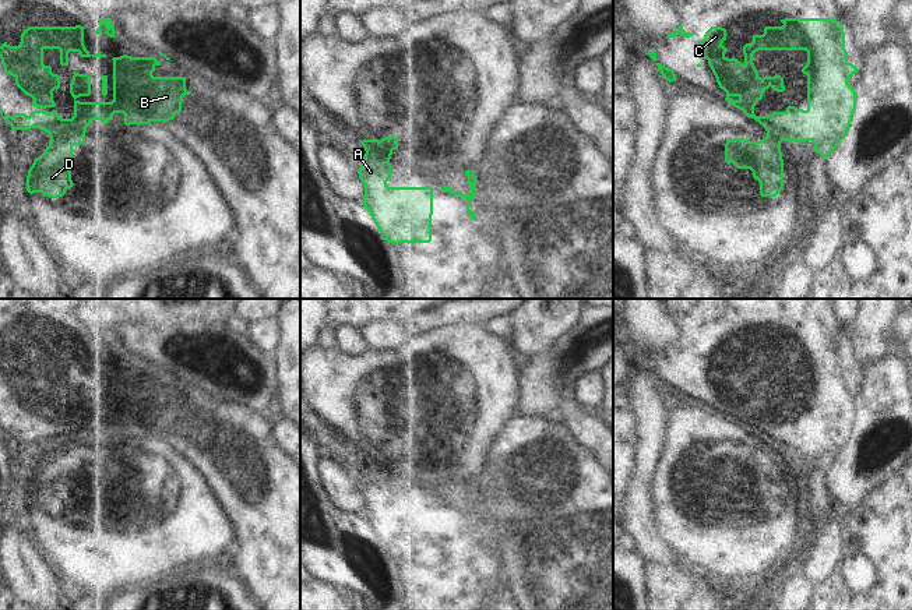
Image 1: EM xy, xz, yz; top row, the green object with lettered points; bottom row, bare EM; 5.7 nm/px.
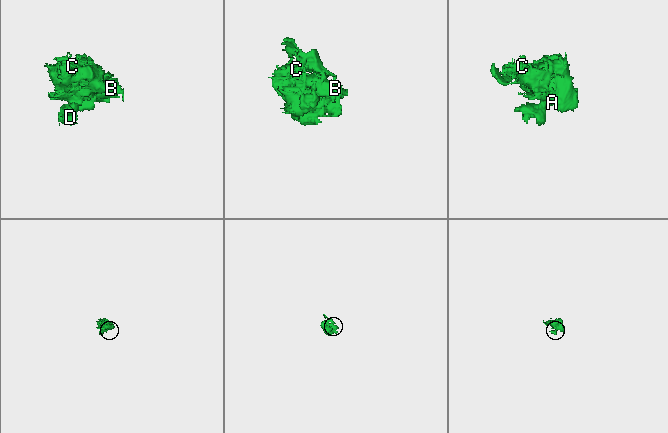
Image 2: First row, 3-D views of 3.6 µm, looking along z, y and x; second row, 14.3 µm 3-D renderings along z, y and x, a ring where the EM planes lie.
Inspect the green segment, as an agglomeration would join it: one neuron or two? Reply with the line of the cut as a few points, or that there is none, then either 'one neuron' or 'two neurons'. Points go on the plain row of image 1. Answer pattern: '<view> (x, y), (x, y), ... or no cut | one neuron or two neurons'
xy (50, 451), (63, 447), (73, 458) | two neurons

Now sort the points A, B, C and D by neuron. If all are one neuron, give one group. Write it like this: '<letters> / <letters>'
A B C / D

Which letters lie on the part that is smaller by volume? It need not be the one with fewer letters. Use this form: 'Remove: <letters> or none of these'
Remove: D

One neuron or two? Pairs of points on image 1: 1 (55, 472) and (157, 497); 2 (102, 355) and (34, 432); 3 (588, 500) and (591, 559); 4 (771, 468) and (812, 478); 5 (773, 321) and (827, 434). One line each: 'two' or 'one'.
1: one
2: one
3: two
4: two
5: one

